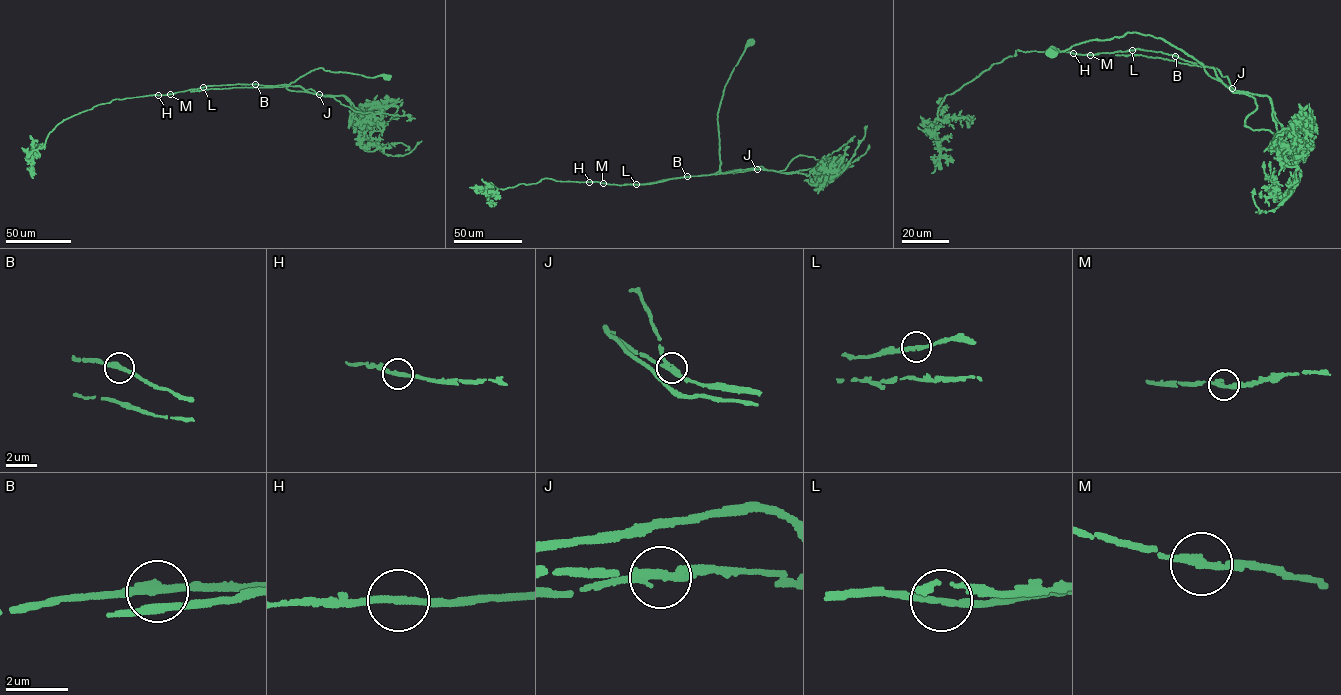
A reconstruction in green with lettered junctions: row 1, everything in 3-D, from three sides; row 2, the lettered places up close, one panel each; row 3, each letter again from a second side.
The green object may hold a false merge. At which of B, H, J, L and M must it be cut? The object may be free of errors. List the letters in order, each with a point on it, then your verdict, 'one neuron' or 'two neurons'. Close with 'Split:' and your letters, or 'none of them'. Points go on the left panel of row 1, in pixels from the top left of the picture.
B: place (255, 84); one neuron
H: place (158, 95); one neuron
J: place (319, 94); two neurons
L: place (203, 87); one neuron
M: place (170, 94); one neuron
Split: J

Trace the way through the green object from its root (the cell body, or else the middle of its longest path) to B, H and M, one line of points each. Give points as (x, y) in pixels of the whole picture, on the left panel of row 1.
B: (386, 77), (367, 77), (319, 67), (288, 84), (255, 84)
H: (386, 77), (367, 77), (319, 67), (288, 84), (209, 85), (158, 95)
M: (386, 77), (367, 77), (319, 67), (288, 84), (209, 85), (170, 94)

